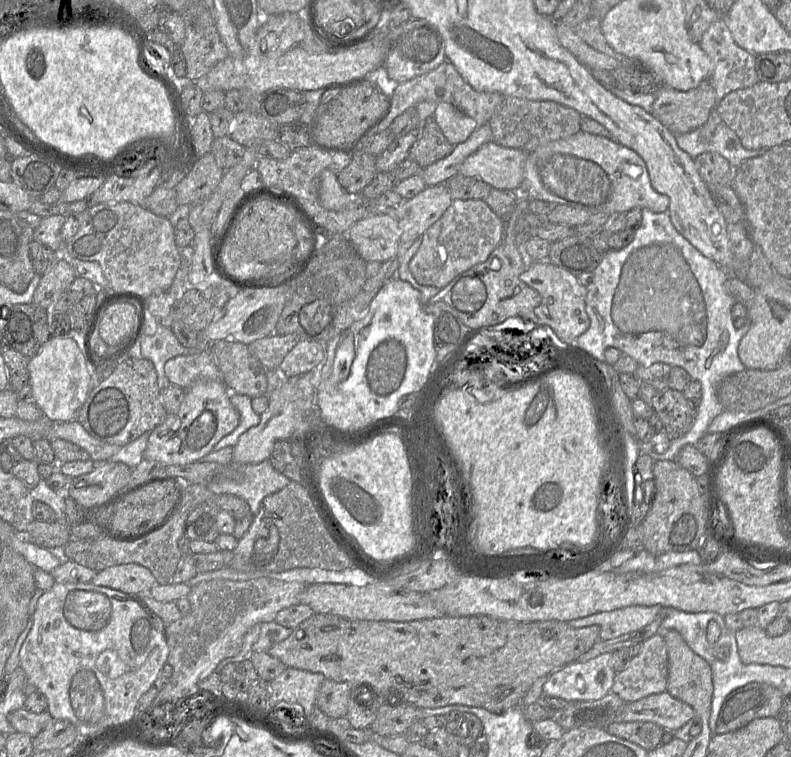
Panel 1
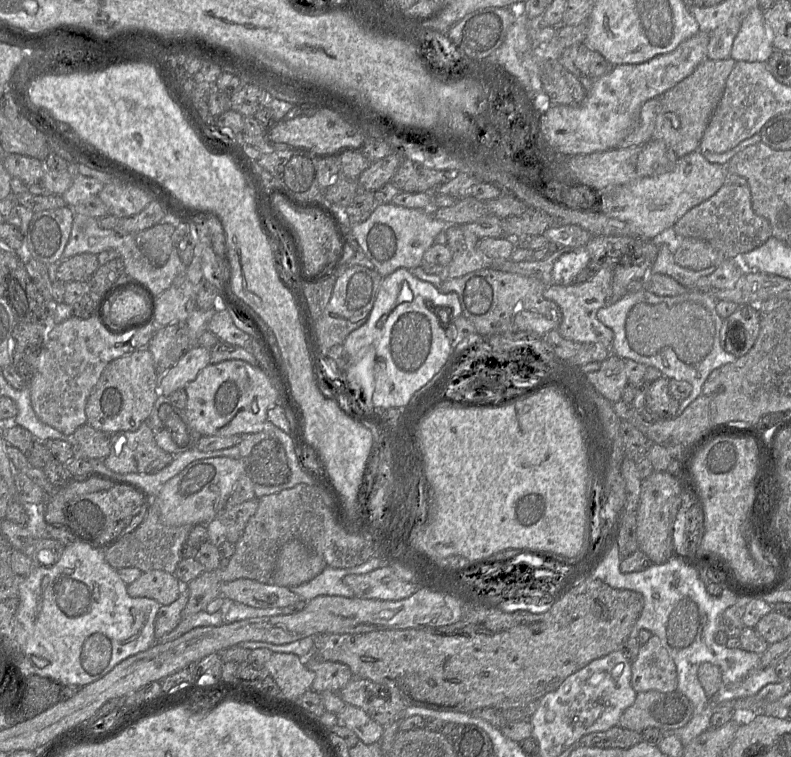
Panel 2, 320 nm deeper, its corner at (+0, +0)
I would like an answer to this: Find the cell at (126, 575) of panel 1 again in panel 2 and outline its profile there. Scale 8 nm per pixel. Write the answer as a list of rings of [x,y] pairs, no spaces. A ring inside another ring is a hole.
[[[160,570],[143,572],[134,582],[127,585],[130,597],[150,598],[161,606],[170,605],[177,600],[183,584],[174,574]]]

